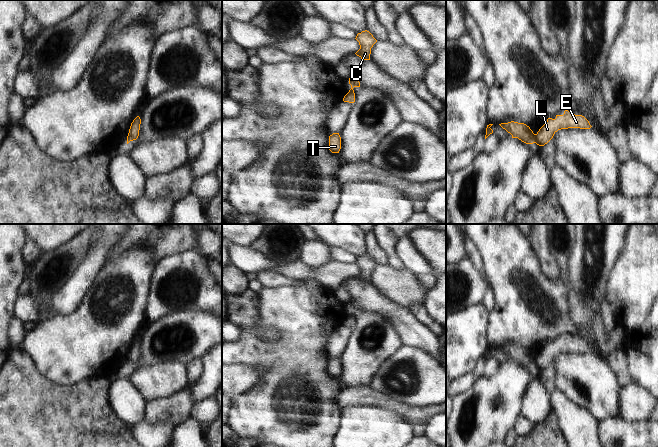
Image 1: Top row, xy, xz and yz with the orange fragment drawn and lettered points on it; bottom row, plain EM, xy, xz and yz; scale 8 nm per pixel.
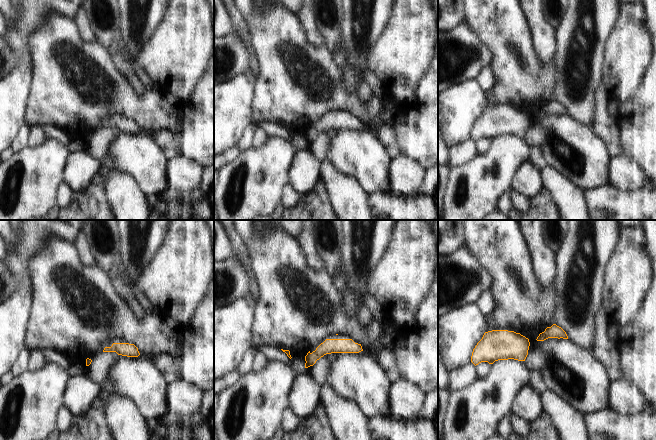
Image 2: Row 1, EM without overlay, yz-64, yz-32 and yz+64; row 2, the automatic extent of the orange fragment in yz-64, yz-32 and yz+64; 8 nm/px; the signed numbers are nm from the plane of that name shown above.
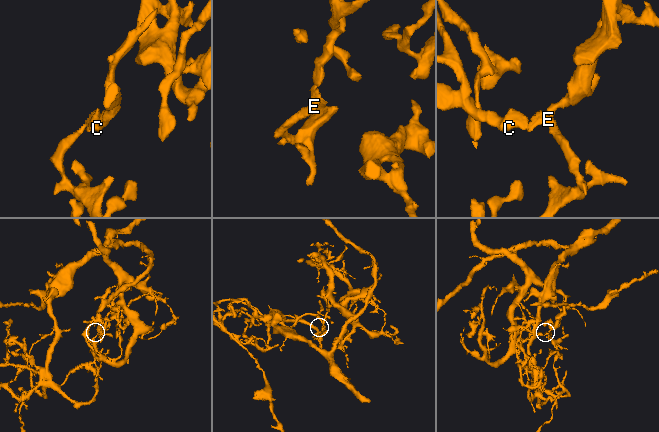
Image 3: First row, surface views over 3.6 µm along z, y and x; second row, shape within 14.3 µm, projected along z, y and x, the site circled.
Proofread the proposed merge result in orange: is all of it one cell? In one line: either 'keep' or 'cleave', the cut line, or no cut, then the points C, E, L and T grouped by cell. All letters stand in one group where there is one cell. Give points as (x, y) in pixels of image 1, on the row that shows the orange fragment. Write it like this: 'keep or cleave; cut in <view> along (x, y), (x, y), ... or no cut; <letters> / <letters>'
cleave; cut in yz along (536, 134), (533, 142); C / E L T

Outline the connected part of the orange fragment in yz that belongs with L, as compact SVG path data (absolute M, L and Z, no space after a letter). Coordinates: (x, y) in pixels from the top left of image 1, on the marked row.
M568 110L563 115L556 115L555 119L548 118L544 125L539 129L535 136L534 143L539 146L547 144L554 134L561 129L580 128L590 129L592 126L589 121L582 115L575 115Z

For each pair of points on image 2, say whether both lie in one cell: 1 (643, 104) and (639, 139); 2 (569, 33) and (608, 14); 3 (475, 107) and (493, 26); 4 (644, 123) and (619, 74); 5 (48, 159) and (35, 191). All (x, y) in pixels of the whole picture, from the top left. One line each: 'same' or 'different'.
1: same
2: same
3: different
4: different
5: same

